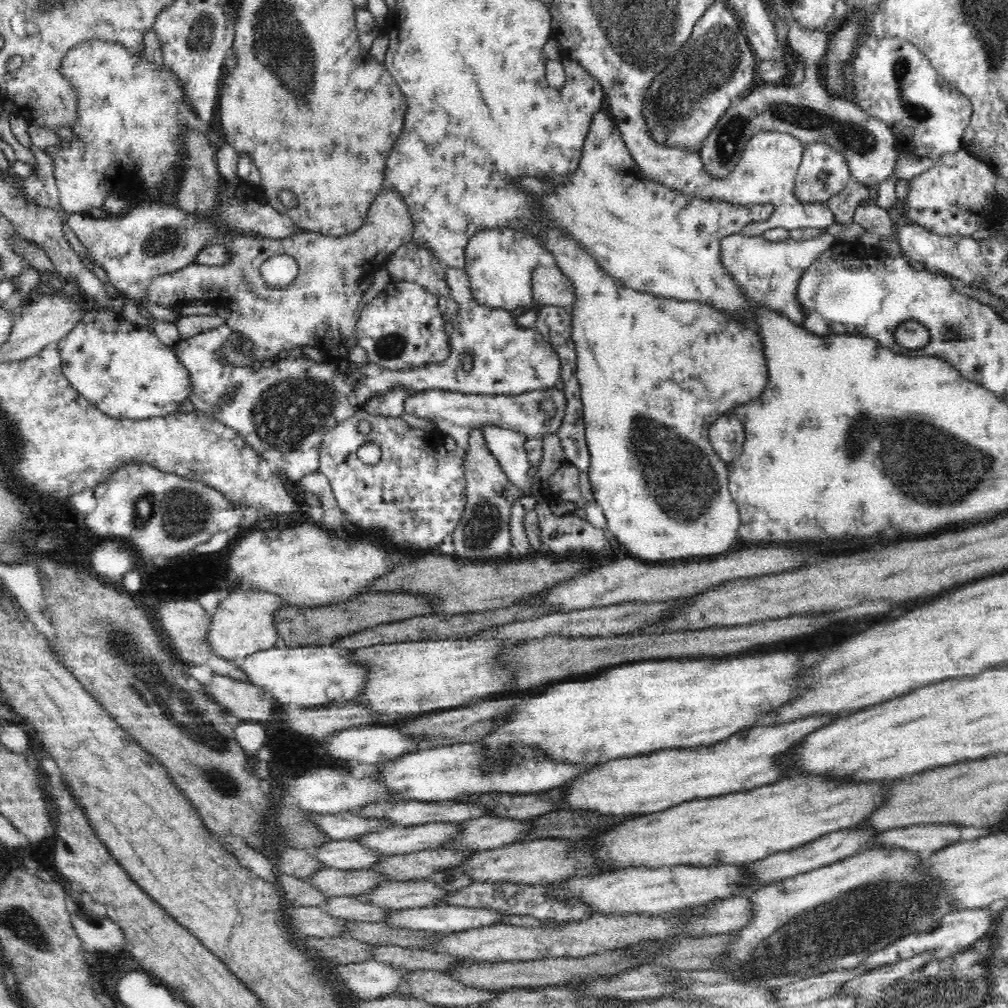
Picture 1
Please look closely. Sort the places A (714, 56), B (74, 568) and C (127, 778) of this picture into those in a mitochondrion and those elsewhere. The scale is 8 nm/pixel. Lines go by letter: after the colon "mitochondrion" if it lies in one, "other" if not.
A: mitochondrion
B: other
C: other

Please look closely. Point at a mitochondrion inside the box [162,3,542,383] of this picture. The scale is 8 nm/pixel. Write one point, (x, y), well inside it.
(200, 40)

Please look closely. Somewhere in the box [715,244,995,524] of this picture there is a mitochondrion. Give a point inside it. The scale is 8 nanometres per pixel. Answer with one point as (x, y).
(953, 333)

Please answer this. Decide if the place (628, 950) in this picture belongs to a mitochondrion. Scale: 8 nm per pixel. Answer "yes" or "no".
no

